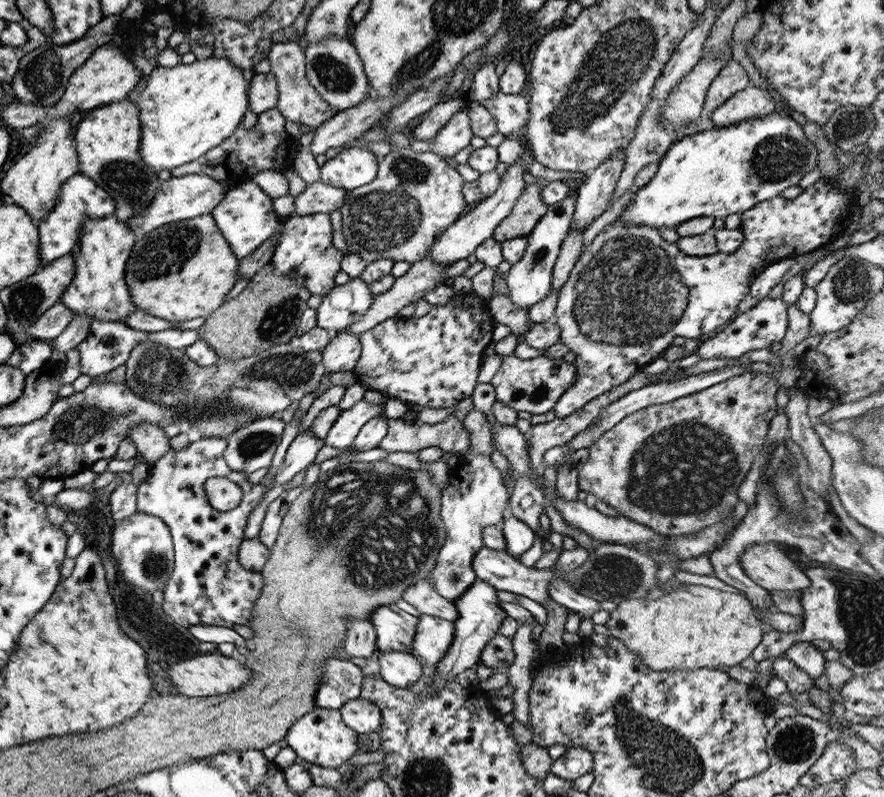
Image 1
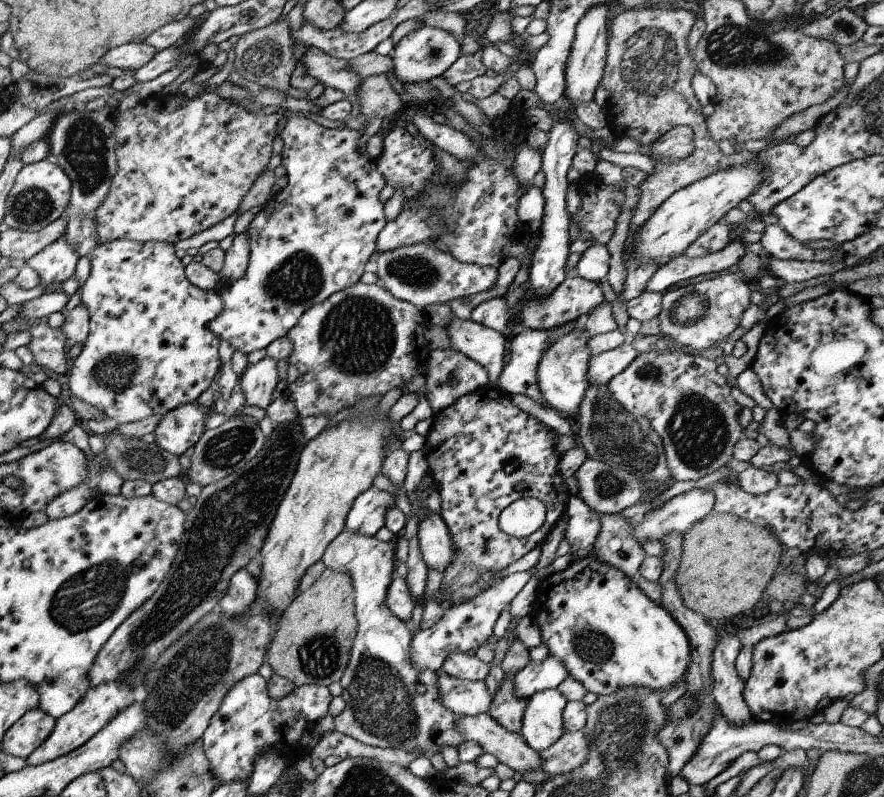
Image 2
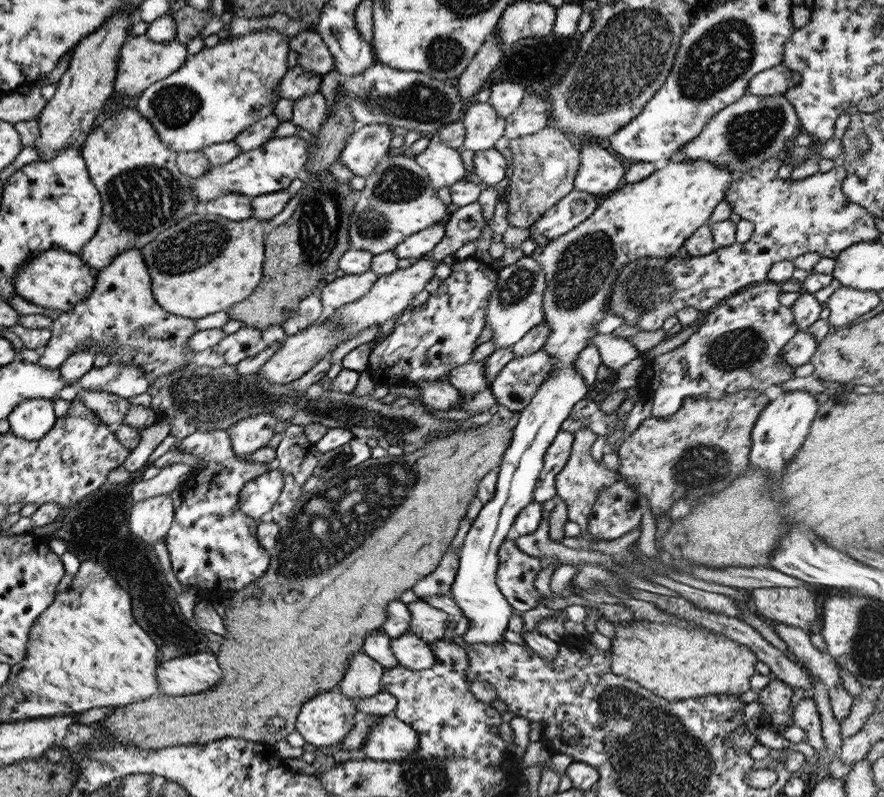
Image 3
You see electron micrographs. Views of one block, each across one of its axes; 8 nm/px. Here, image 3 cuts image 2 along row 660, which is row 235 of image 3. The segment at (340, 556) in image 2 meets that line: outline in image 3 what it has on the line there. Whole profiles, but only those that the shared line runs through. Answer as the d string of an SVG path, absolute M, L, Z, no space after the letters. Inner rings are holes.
M407 152L383 156L364 179L365 186L358 191L357 202L351 212L348 226L348 246L368 250L372 255L393 250L408 236L445 222L447 208L437 198L436 190L429 186L425 172L417 166Z

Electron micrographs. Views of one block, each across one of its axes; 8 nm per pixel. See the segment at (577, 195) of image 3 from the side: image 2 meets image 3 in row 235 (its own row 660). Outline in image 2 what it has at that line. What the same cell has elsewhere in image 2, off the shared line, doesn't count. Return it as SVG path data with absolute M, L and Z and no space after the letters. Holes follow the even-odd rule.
M546 656L541 662L530 660L513 675L513 692L517 698L527 699L535 692L555 689L567 677L563 662L559 662L555 656Z

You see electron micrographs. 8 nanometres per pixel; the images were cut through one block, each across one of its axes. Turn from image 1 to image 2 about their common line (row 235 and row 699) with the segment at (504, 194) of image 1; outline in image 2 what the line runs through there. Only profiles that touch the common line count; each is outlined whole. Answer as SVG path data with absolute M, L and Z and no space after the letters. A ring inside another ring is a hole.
M435 670L435 676L441 704L456 717L487 713L489 706L492 706L492 698L484 681L453 678L441 670Z

